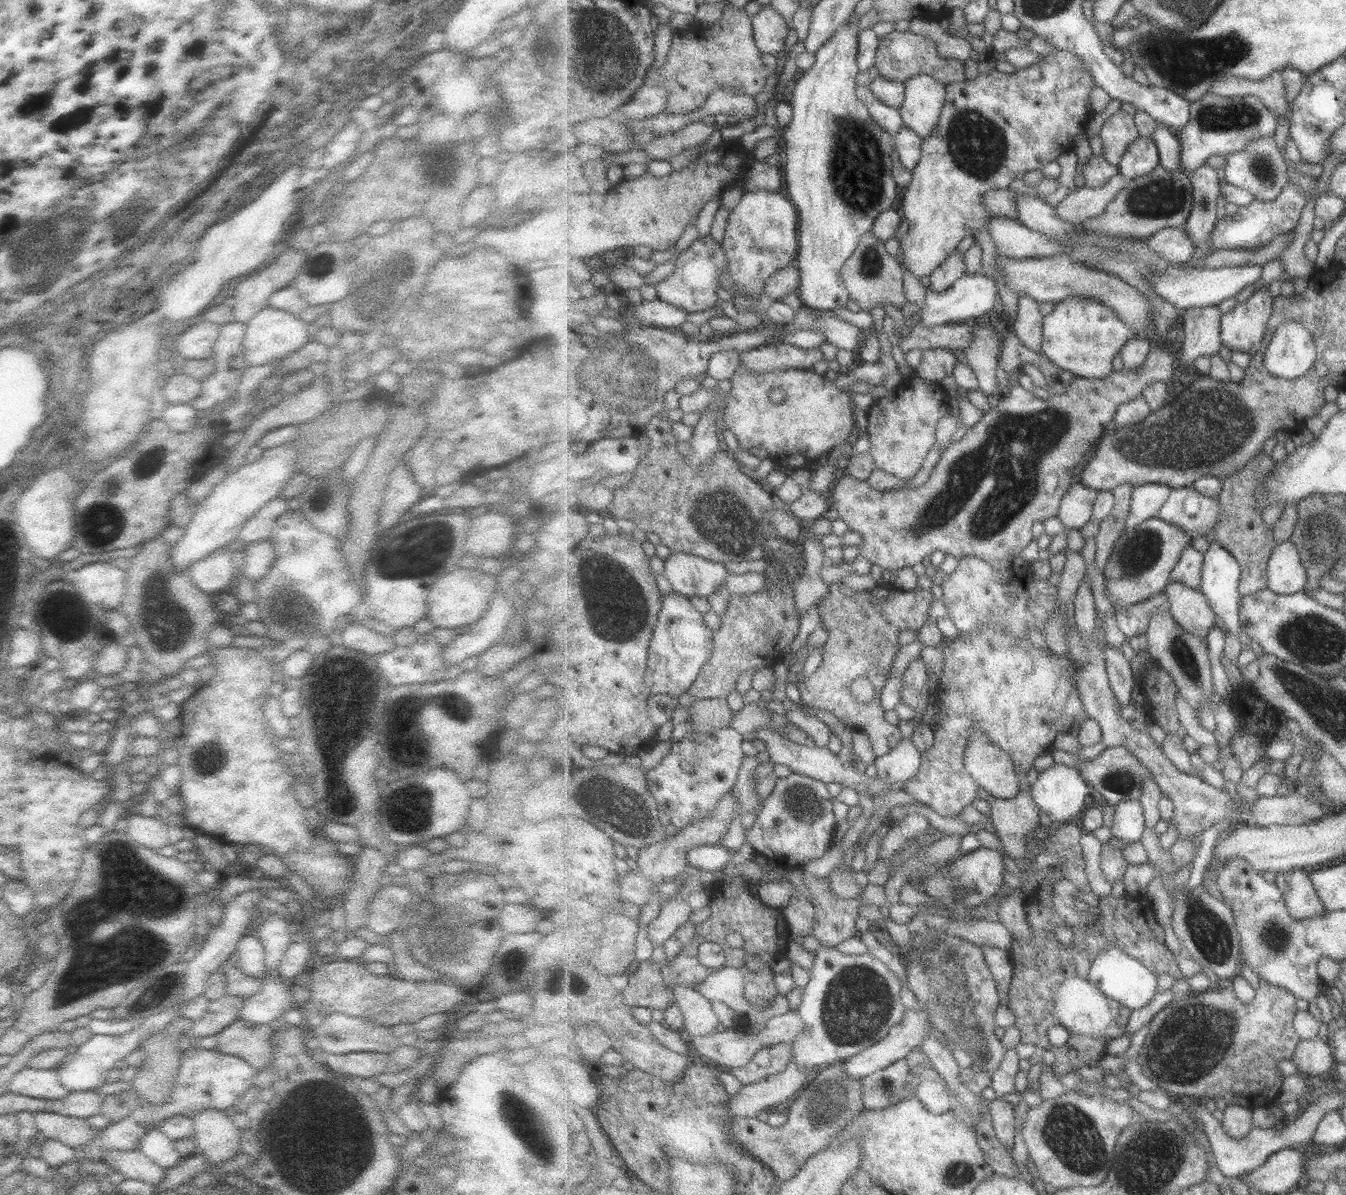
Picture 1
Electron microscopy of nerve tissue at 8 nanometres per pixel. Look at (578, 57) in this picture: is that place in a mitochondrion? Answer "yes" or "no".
yes

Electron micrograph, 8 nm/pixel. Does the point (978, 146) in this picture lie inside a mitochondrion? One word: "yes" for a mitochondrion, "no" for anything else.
yes

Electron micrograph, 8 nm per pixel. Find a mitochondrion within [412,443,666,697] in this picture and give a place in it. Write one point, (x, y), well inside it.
(619, 620)

